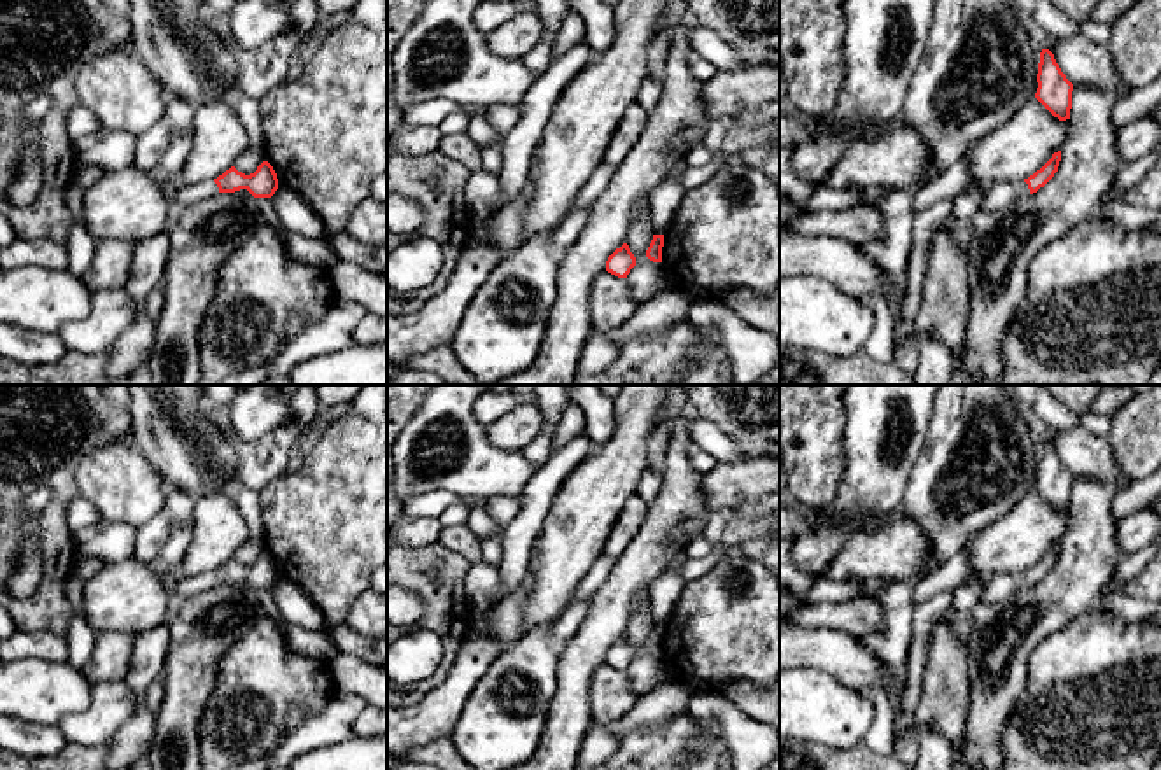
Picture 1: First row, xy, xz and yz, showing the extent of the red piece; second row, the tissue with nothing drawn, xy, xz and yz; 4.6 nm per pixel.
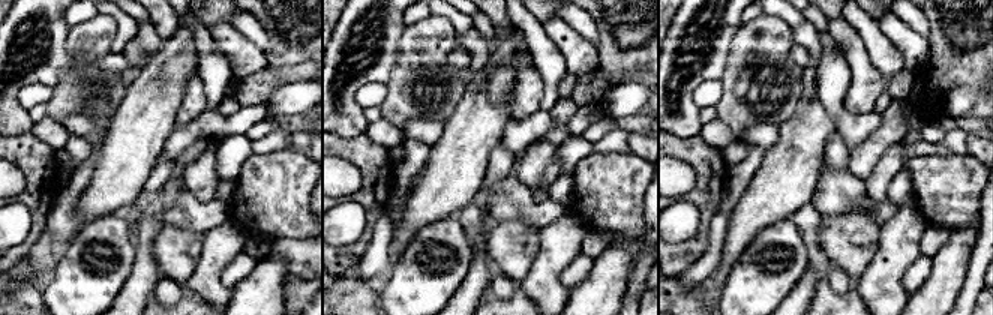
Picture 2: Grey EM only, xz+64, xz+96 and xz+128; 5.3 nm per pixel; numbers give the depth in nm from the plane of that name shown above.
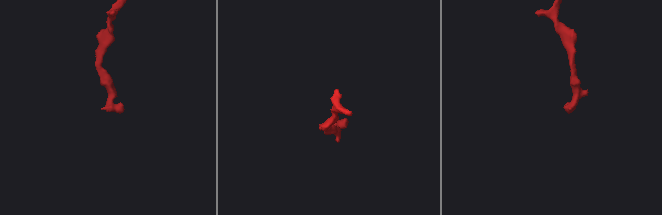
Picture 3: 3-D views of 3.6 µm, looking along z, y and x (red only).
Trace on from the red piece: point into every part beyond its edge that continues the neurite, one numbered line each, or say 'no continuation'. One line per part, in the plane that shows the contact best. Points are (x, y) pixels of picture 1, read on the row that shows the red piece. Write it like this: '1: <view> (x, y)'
1: yz (999, 195)

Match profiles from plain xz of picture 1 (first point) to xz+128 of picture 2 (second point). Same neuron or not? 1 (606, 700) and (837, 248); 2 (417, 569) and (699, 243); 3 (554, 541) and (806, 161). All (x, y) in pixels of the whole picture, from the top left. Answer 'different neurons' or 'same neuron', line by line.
1: same neuron
2: same neuron
3: same neuron

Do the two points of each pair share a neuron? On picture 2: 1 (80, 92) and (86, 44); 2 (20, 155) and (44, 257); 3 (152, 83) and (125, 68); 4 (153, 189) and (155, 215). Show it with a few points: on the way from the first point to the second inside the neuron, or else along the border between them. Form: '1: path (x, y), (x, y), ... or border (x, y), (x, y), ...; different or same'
1: path (74, 80), (77, 56); same
2: border (45, 224), (38, 242), (26, 258); different
3: border (141, 65), (128, 81); different
4: border (173, 170), (161, 191), (143, 210); different

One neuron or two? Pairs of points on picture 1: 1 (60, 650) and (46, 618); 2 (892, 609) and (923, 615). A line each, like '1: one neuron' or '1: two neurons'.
1: two neurons
2: two neurons

